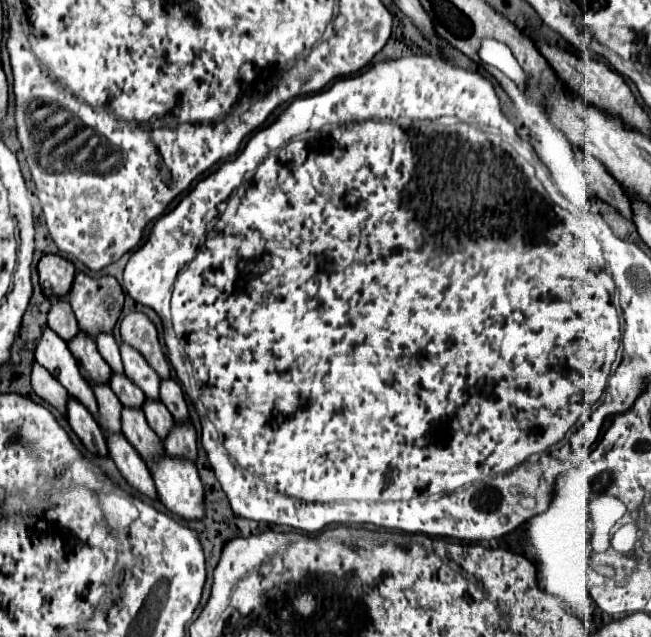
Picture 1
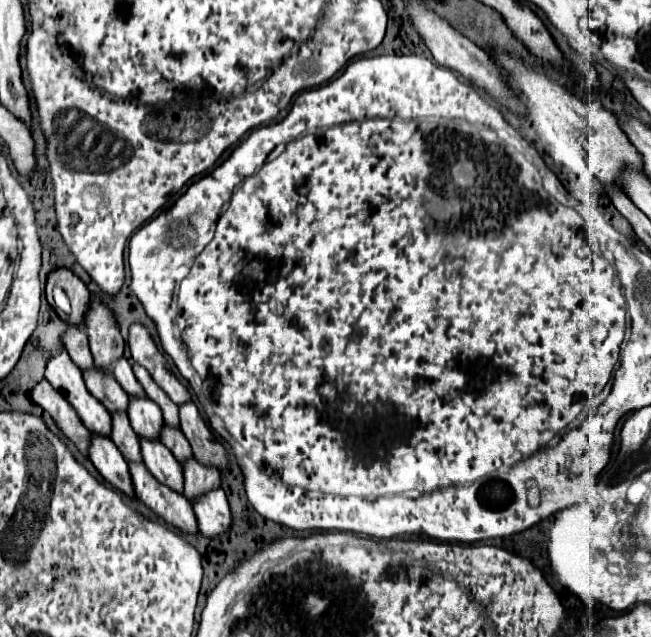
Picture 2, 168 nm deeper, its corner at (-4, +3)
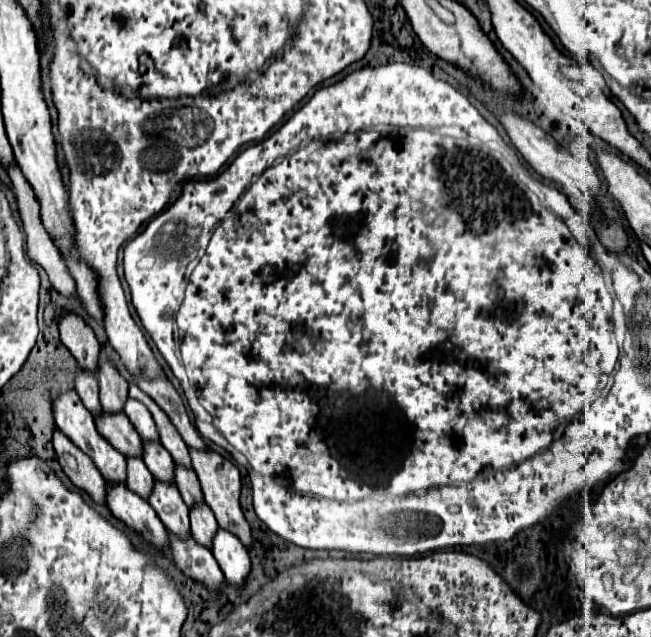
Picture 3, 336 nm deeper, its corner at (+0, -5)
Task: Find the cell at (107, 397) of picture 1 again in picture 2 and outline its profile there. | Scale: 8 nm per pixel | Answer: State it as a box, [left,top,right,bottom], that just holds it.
[110,412,142,462]

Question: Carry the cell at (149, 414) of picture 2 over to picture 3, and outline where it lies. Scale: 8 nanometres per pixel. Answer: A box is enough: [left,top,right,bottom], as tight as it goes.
[142,442,174,484]

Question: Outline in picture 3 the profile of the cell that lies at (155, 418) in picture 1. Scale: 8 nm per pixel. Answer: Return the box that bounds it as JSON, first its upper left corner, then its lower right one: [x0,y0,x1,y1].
[176,466,204,508]

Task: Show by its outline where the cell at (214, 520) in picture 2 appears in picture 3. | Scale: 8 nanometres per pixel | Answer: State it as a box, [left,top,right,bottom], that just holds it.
[212,530,250,588]

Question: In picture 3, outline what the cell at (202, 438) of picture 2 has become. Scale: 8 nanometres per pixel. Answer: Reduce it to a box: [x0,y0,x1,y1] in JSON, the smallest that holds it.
[190,450,252,548]

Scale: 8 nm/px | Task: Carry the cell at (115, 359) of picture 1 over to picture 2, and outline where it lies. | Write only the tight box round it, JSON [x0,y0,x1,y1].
[112,358,146,396]

